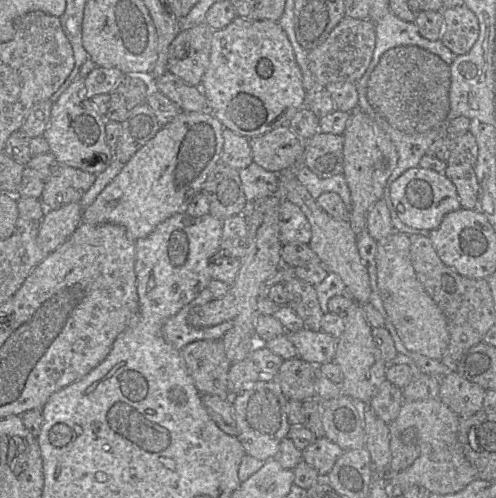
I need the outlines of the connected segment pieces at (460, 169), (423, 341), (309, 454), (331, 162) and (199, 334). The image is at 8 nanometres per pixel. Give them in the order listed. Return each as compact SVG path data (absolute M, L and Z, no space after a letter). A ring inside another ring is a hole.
M469 164L447 165L444 174L454 184L461 208L474 210L479 193L474 166Z
M392 231L377 241L377 286L388 319L395 327L402 343L411 352L432 359L441 359L448 347L446 319L437 304L419 282L411 259L409 235Z
M324 436L315 438L302 450L302 459L315 468L321 477L325 477L343 452L337 444Z
M319 131L304 140L303 164L320 178L343 174L343 135Z
M206 287L200 294L183 306L176 314L169 317L162 327L162 336L167 344L181 351L186 345L198 340L222 339L225 333L232 327L231 321L225 321L216 326L207 328L195 328L188 324L187 316L190 310L214 299L211 291Z

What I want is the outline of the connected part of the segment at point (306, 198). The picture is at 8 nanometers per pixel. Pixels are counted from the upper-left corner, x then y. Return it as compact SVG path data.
M297 179L287 184L286 199L297 205L307 217L311 226L309 246L318 256L328 272L337 274L346 286L347 295L355 302L369 302L370 281L366 266L363 264L357 248L357 235L347 219L335 219L317 203L307 188Z

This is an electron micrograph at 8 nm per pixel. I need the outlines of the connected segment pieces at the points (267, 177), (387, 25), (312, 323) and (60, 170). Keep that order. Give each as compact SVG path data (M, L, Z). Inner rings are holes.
M254 161L238 170L248 201L276 193L278 190L277 172L268 171Z
M388 12L375 23L376 45L373 57L365 73L372 73L381 56L389 49L397 46L417 45L439 56L450 65L454 55L440 40L431 41L422 37L414 22L399 19L392 12Z
M293 277L284 283L287 305L298 315L303 327L312 331L321 331L324 315L317 297L315 286Z
M59 165L44 183L44 190L40 197L43 213L70 203L79 203L85 192L95 182L96 176L74 167Z

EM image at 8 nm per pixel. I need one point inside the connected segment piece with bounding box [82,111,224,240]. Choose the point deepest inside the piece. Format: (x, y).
(160, 179)

